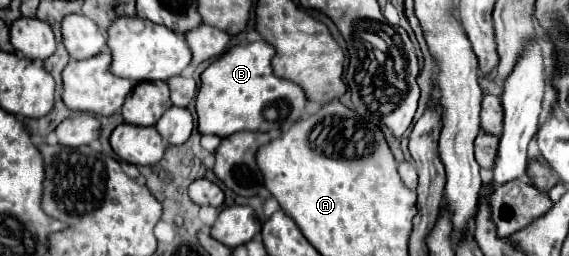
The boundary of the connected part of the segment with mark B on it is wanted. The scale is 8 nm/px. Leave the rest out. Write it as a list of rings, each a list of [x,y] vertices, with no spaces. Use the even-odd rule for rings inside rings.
[[[265,40],[233,46],[201,74],[201,88],[195,98],[199,116],[197,130],[201,134],[225,138],[241,130],[289,130],[293,122],[297,122],[297,116],[303,112],[307,100],[297,84],[273,76],[273,54],[273,46],[269,46]]]

